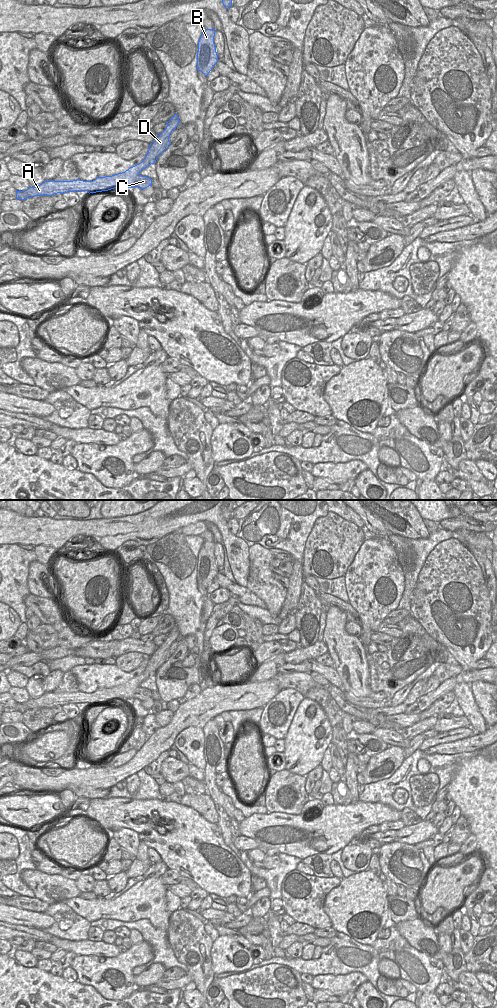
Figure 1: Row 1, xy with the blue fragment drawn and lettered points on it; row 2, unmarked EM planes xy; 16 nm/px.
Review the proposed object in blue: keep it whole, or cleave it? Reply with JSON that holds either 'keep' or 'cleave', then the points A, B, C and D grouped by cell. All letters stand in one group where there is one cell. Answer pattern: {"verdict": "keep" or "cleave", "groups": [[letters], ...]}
{"verdict": "cleave", "groups": [["A", "B", "D"], ["C"]]}

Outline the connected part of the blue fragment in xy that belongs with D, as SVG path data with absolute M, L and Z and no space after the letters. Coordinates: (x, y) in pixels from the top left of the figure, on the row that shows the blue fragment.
M174 114L167 122L165 130L157 135L155 140L149 145L148 153L142 162L130 167L125 172L118 173L116 176L112 177L97 177L93 181L83 181L80 179L73 181L44 181L36 187L30 186L25 191L16 190L16 199L25 200L35 196L52 196L57 193L63 194L76 191L87 191L89 194L102 192L107 191L102 187L106 182L112 182L114 187L117 185L130 187L135 178L140 175L140 172L151 164L156 163L157 158L170 146L169 136L179 123L178 115Z

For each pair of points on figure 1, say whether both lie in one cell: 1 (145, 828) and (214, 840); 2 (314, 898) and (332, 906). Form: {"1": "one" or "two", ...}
{"1": "one", "2": "two"}

